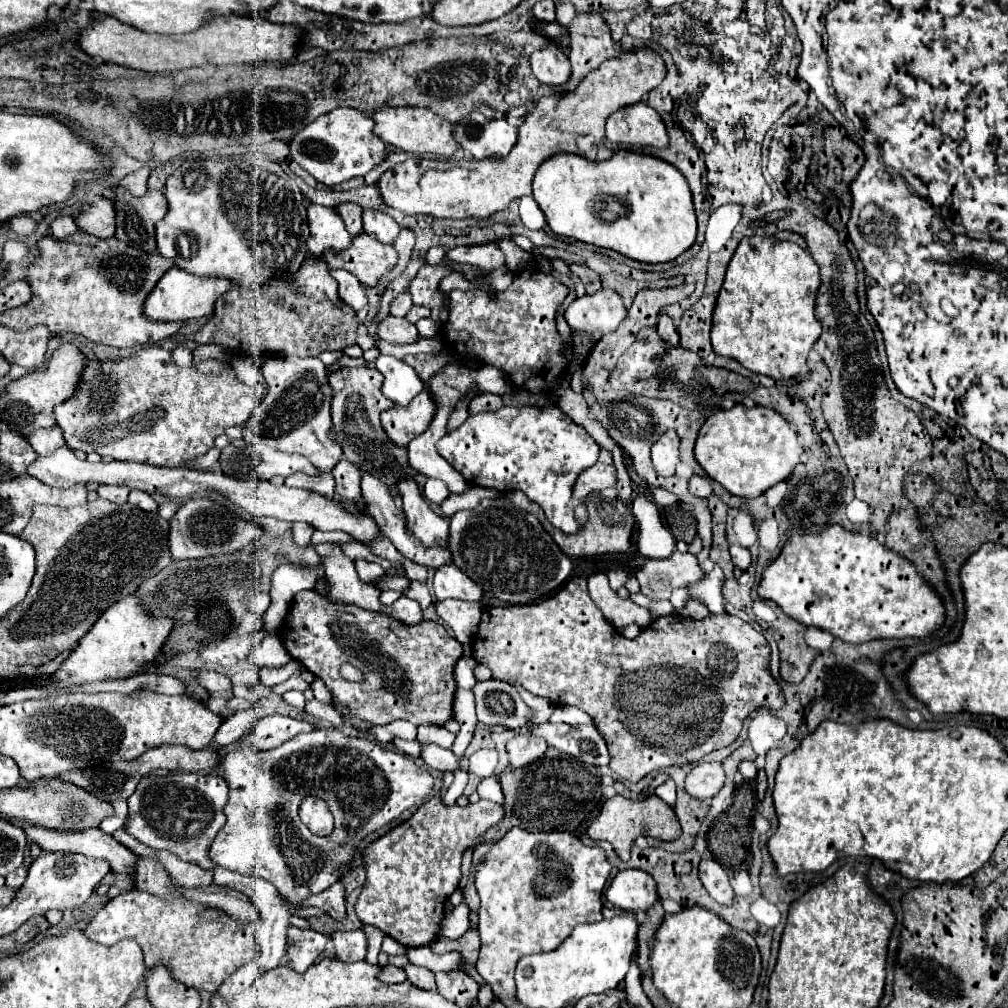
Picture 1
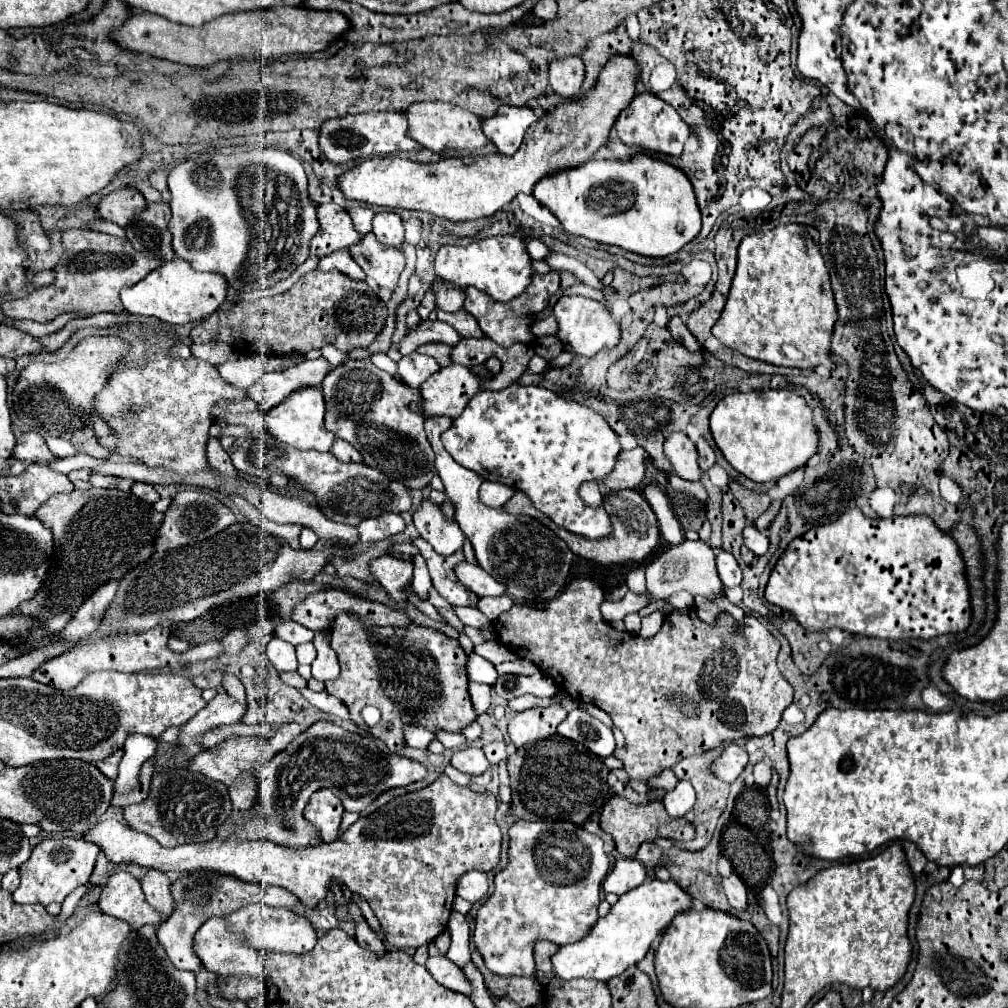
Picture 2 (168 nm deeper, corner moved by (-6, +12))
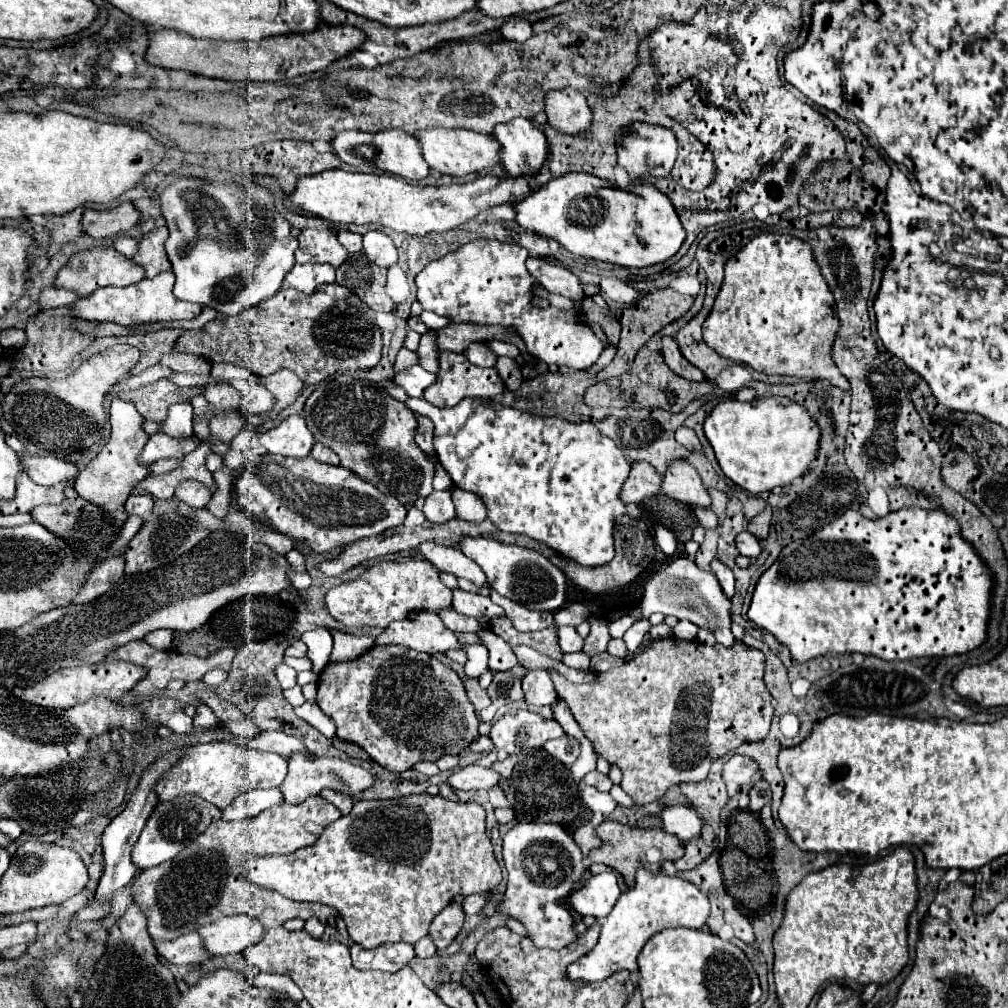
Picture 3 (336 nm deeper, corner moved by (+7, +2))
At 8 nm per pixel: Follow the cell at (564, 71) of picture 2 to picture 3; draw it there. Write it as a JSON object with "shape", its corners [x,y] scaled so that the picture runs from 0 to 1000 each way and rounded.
{"shape":[[[569,87],[546,91],[542,95],[542,115],[550,129],[563,135],[583,131],[587,123],[587,109],[581,103],[581,95]]]}

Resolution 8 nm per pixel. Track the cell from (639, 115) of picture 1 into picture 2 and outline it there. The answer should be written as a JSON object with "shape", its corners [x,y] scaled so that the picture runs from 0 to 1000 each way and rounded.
{"shape":[[[644,91],[630,93],[630,97],[622,105],[622,109],[618,109],[618,113],[614,113],[614,117],[610,121],[610,131],[624,145],[636,145],[636,147],[658,151],[664,155],[676,155],[678,145],[686,133],[684,125],[676,119],[672,109],[666,103],[662,103],[660,99],[656,99]]]}

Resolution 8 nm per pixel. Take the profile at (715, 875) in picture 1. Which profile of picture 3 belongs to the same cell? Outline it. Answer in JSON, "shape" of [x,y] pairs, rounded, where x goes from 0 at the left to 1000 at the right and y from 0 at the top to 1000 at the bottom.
{"shape":[[[726,901],[726,903],[720,903],[720,907],[718,907],[718,911],[720,911],[720,915],[726,919],[726,923],[728,923],[728,929],[730,931],[734,931],[736,935],[740,935],[740,937],[748,937],[748,923],[746,923],[746,917],[744,917],[744,913],[734,905],[734,903],[730,903],[730,901]]]}

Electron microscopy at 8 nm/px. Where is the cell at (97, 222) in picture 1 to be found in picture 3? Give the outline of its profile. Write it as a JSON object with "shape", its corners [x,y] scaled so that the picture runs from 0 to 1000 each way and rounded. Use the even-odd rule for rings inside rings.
{"shape":[[[121,200],[113,208],[85,208],[81,214],[81,226],[89,236],[103,238],[111,236],[123,228],[131,228],[139,220],[139,212],[135,206],[131,206],[129,200]],[[133,218],[133,222],[131,222]]]}

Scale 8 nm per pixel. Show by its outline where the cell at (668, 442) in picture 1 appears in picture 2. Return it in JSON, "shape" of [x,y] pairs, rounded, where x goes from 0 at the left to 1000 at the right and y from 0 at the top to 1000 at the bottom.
{"shape":[[[680,429],[664,431],[664,435],[660,435],[658,448],[674,474],[693,476],[695,466],[691,462],[691,444]]]}

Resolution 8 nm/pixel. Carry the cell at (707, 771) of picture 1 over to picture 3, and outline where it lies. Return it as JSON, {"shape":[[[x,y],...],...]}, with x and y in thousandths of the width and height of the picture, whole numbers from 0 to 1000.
{"shape":[[[728,748],[716,766],[716,772],[720,778],[746,778],[756,772],[756,764],[750,754],[738,750],[738,748]]]}

